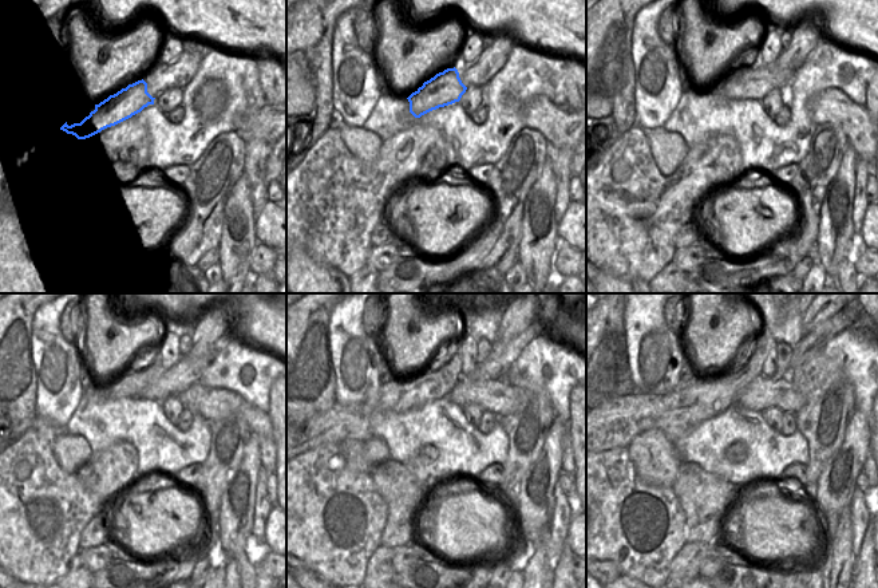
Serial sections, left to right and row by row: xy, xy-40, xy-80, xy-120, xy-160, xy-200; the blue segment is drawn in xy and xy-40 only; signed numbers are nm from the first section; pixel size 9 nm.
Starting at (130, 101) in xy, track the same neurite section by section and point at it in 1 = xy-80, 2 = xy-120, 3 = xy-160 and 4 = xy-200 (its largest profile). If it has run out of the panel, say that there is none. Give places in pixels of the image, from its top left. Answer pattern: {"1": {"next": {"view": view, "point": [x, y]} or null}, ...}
{"1": {"next": {"view": "xy-80", "point": [747, 83]}}, "2": {"next": {"view": "xy-120", "point": [178, 378]}}, "3": {"next": {"view": "xy-160", "point": [498, 371]}}, "4": {"next": {"view": "xy-200", "point": [826, 331]}}}

